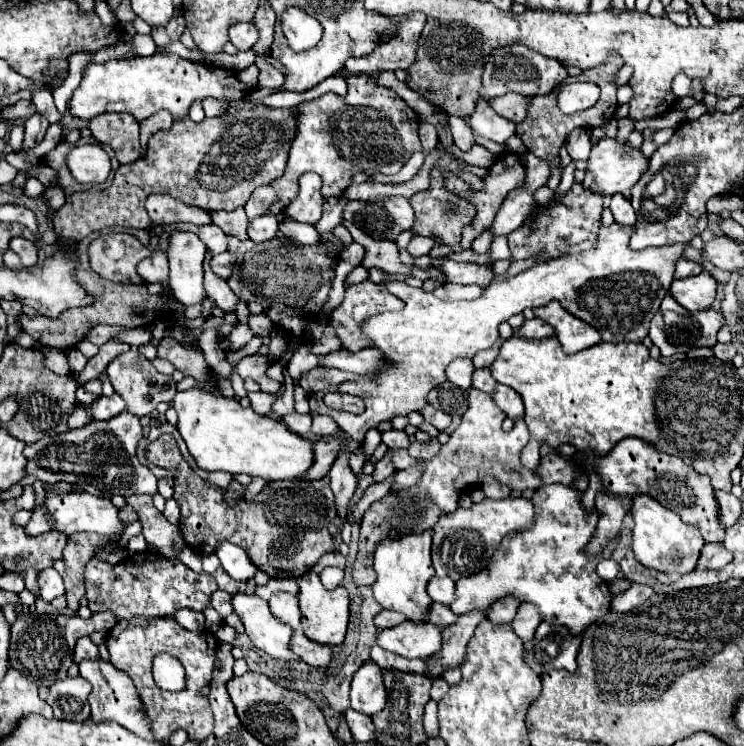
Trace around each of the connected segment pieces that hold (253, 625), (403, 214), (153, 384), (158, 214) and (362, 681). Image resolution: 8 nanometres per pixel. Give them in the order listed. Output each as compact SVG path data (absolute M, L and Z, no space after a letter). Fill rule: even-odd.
M235 594L231 602L233 610L245 626L245 634L259 650L265 650L273 658L299 660L299 656L295 656L289 646L293 628L271 616L267 600L255 594Z
M377 196L371 200L347 202L343 218L375 240L395 242L401 232L413 230L415 210L411 208L409 198Z
M125 352L123 356L117 356L109 366L107 366L107 376L115 388L117 394L123 396L127 402L127 410L137 414L137 416L147 416L155 410L159 402L171 402L177 394L177 382L171 376L165 376L153 368L153 364L141 354L141 352Z
M151 194L145 202L145 208L147 208L147 214L151 218L151 228L147 228L147 230L153 230L153 226L157 226L157 224L171 224L171 222L193 222L197 226L203 226L203 224L211 222L211 216L207 212L203 212L199 208L189 208L181 200L175 200L167 194Z
M365 662L353 676L351 682L351 708L375 716L385 708L385 686L381 678L381 668L375 662Z

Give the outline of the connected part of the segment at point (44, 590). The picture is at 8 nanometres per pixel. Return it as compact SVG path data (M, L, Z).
M47 568L39 574L39 586L41 586L41 598L45 602L51 602L53 598L61 596L63 590L63 578L55 568Z

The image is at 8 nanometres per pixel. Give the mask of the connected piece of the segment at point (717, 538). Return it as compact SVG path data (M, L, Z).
M623 438L609 454L597 456L597 454L579 454L573 458L565 458L559 454L547 454L541 458L539 468L535 472L543 478L545 484L567 484L571 486L575 478L585 474L589 470L595 470L597 476L601 478L603 486L607 492L617 494L617 496L639 496L639 494L649 494L663 506L671 508L681 516L683 522L697 526L705 538L705 542L721 542L725 536L725 528L719 522L717 514L717 502L715 502L715 492L711 488L711 482L707 476L697 474L693 468L685 466L681 458L661 454L657 452L651 444L639 440L639 438Z

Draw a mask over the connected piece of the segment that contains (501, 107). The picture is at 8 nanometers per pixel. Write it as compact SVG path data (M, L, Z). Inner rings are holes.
M505 94L505 96L489 100L489 104L493 106L493 110L499 116L511 120L513 124L521 124L525 120L525 116L527 116L529 98L521 96L521 94Z

